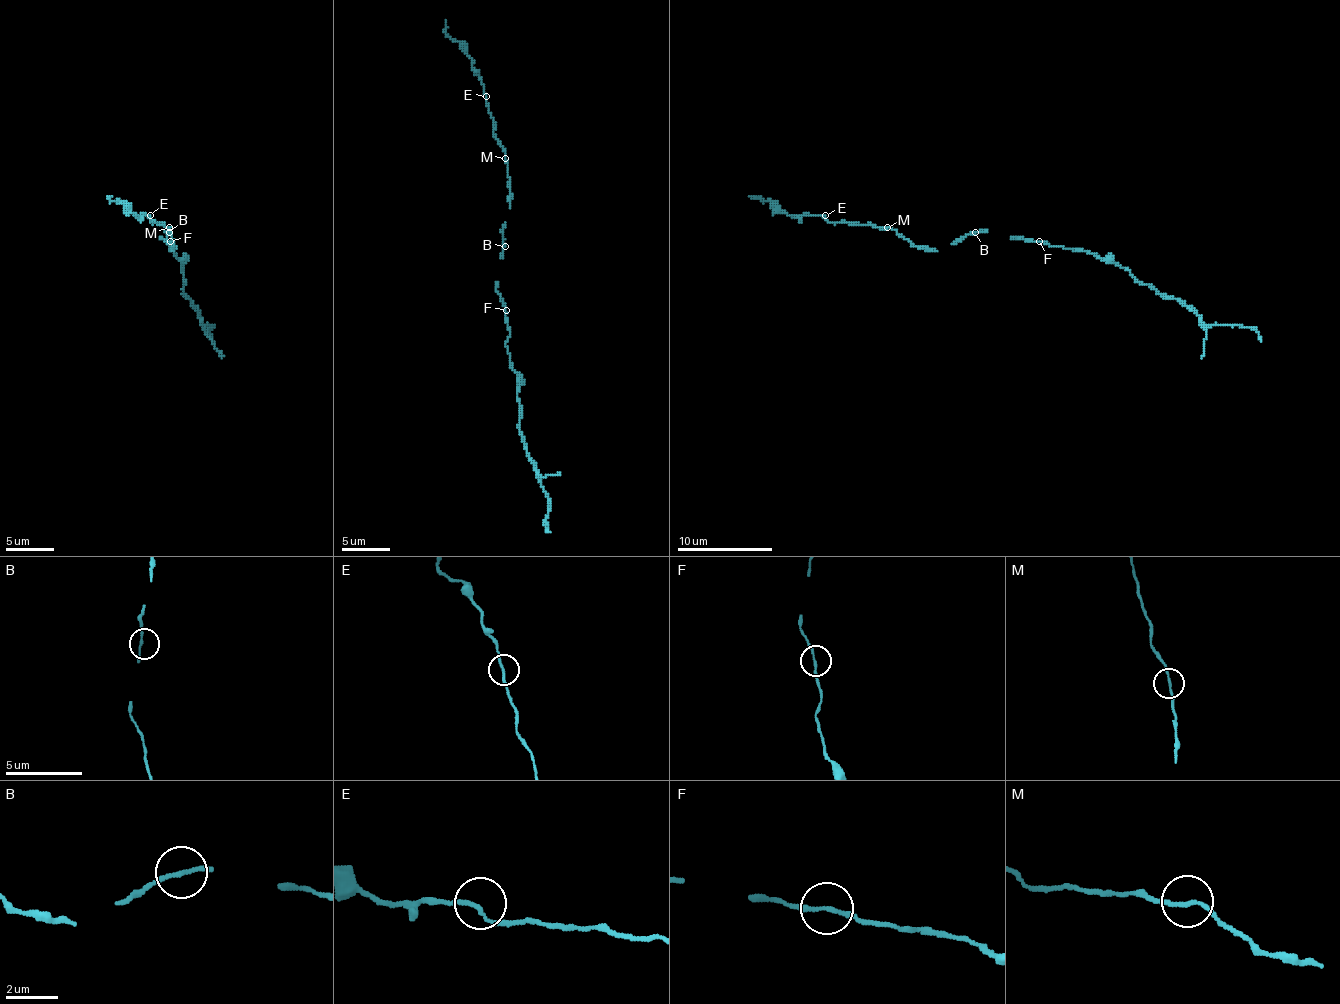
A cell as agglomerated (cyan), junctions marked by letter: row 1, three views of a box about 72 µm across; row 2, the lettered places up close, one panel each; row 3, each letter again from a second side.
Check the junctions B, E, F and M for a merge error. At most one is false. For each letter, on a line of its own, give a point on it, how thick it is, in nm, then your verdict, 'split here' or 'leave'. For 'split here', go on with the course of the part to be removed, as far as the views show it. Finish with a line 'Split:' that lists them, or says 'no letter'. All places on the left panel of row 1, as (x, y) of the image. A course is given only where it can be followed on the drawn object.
B: place (169, 232); calibre 140 nm; leave
E: place (150, 215); calibre 140 nm; leave
F: place (170, 241); calibre 140 nm; leave
M: place (169, 227); calibre 140 nm; leave
Split: no letter

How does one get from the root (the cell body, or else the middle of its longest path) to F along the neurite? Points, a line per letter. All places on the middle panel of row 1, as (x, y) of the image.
F: (498, 284), (496, 291), (505, 310)

